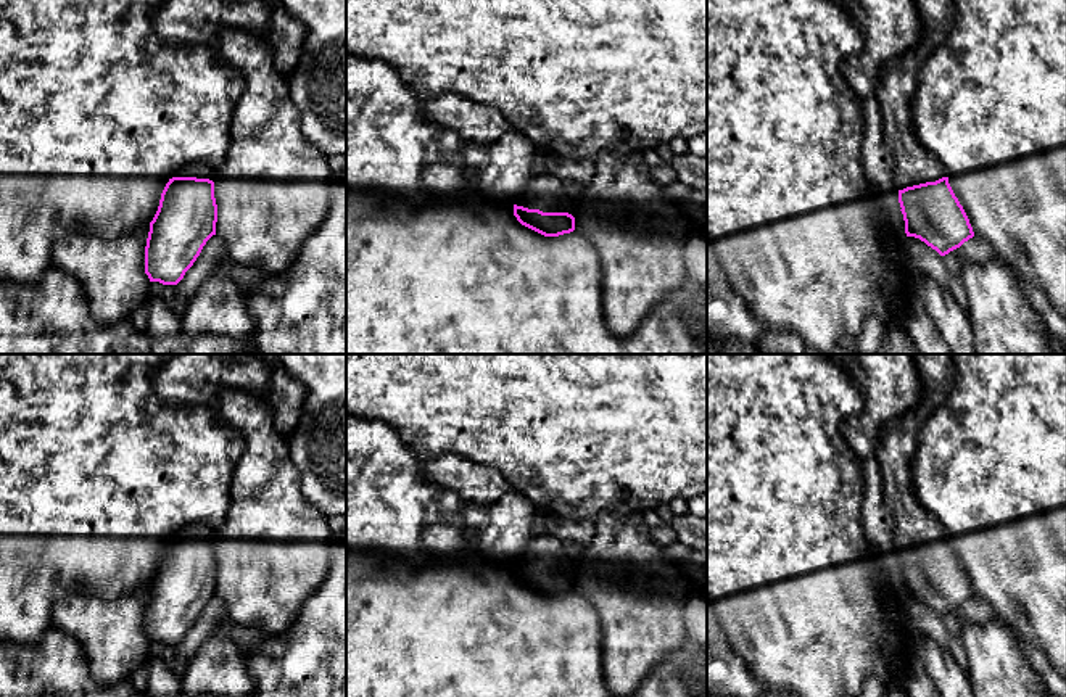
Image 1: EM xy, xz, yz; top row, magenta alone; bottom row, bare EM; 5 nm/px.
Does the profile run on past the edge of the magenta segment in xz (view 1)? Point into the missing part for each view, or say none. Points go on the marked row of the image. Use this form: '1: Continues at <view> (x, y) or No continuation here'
1: Continues at xz (545, 192)

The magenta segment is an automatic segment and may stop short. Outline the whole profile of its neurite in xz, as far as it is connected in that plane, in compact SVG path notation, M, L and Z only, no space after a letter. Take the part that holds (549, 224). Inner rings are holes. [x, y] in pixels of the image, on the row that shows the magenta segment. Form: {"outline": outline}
{"outline": "M541 169L514 204L517 221L544 237L573 232L575 212L573 188Z"}

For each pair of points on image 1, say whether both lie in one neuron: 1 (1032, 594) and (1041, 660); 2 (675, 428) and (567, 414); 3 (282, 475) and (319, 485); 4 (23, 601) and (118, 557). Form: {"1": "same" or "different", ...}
{"1": "different", "2": "same", "3": "different", "4": "same"}

